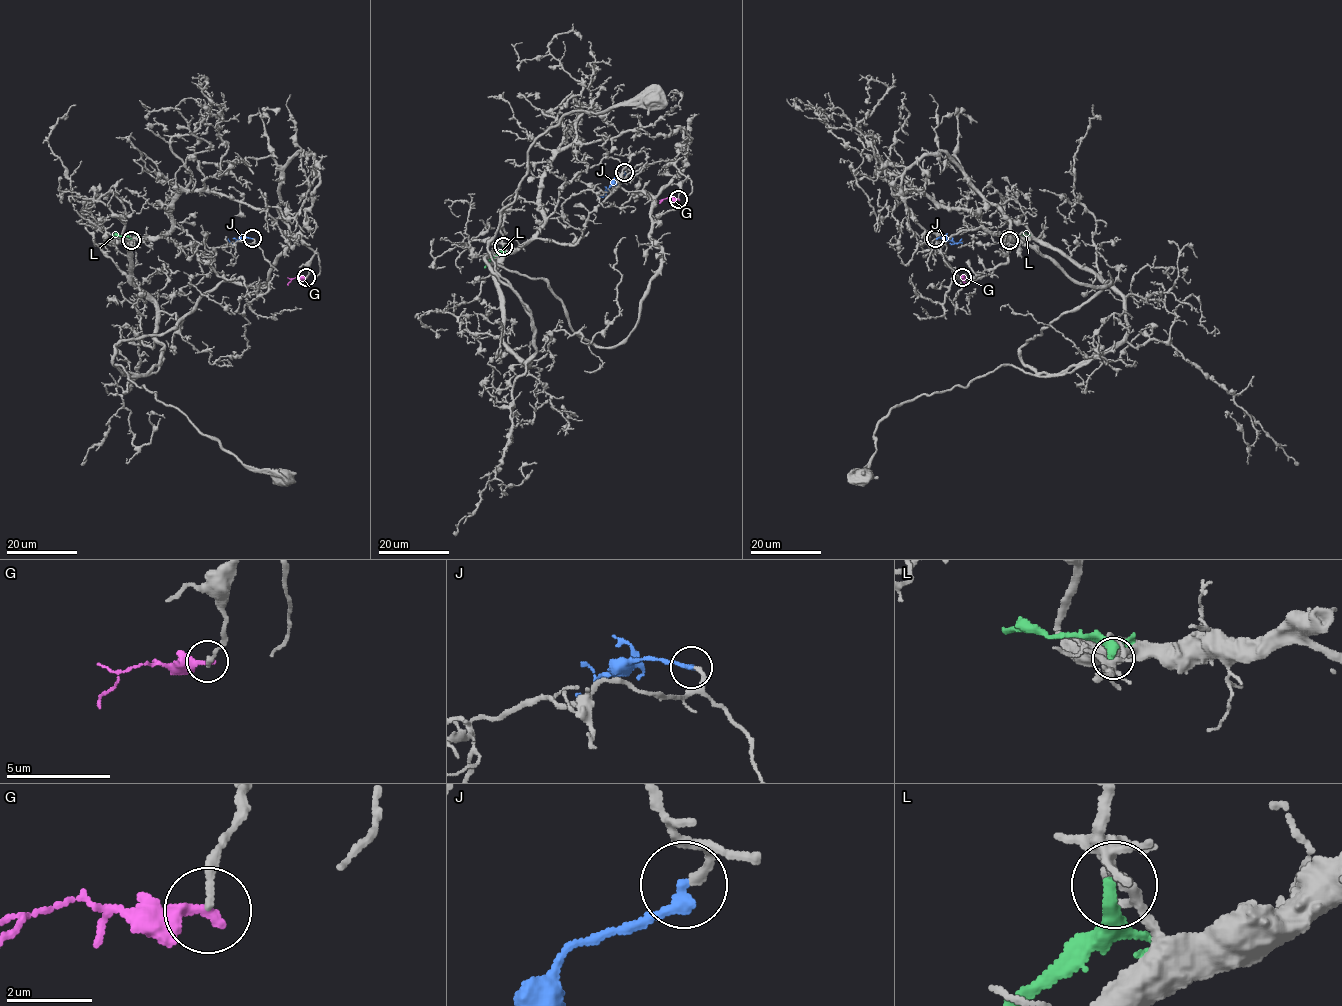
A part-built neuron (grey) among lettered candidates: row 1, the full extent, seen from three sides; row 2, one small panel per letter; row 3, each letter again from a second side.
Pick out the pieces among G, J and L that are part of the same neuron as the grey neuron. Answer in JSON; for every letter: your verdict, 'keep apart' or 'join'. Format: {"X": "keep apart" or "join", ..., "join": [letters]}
{"G": "keep apart", "J": "join", "L": "keep apart", "join": ["J"]}

